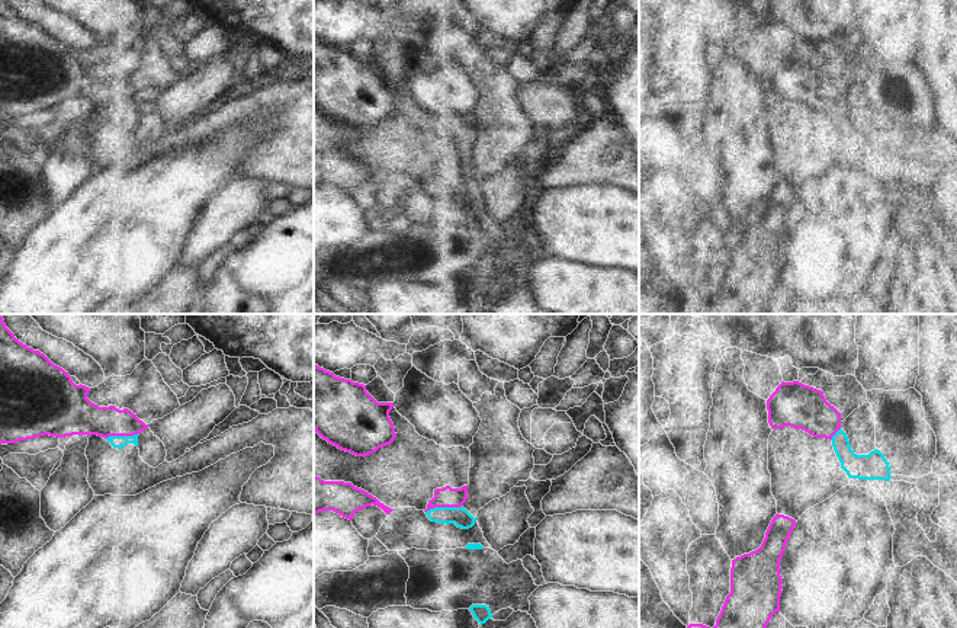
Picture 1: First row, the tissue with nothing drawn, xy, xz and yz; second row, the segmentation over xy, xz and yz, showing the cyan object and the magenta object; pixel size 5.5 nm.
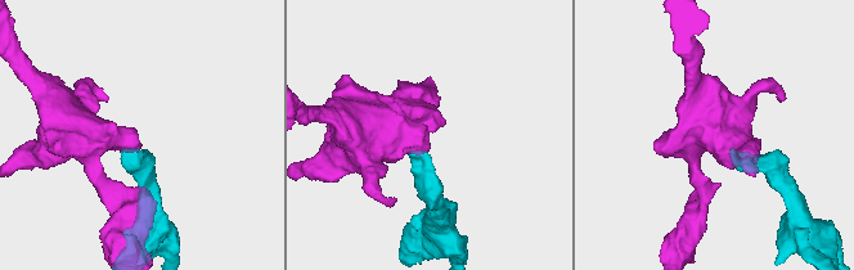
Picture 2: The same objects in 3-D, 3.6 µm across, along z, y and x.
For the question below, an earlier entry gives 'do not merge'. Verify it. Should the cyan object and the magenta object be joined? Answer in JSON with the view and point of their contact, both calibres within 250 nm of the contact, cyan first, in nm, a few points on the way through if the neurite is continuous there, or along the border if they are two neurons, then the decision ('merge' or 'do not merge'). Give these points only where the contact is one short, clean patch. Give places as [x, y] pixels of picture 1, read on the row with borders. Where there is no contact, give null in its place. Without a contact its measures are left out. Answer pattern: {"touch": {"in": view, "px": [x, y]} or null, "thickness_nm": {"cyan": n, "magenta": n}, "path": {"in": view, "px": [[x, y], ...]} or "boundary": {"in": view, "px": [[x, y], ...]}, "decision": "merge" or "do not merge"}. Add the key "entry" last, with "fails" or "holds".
{"touch": {"in": "xz", "px": [443, 508]}, "thickness_nm": {"cyan": 100, "magenta": 110}, "path": {"in": "xz", "px": [[459, 516], [443, 508], [443, 497]]}, "decision": "merge", "entry": "fails"}

